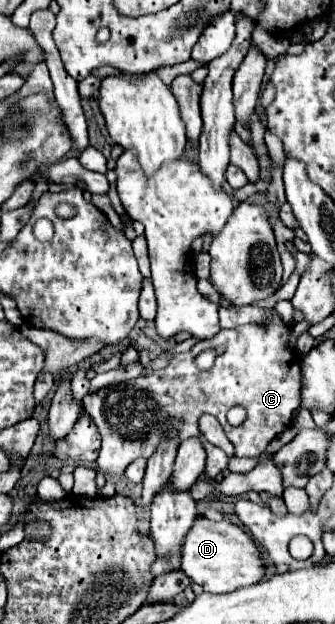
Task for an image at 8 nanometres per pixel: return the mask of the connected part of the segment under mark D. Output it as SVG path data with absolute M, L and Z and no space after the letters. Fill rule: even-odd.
M196 517L192 529L186 533L182 547L182 571L192 583L204 587L206 593L228 593L244 585L258 583L264 575L264 563L254 541L230 521L210 521Z

